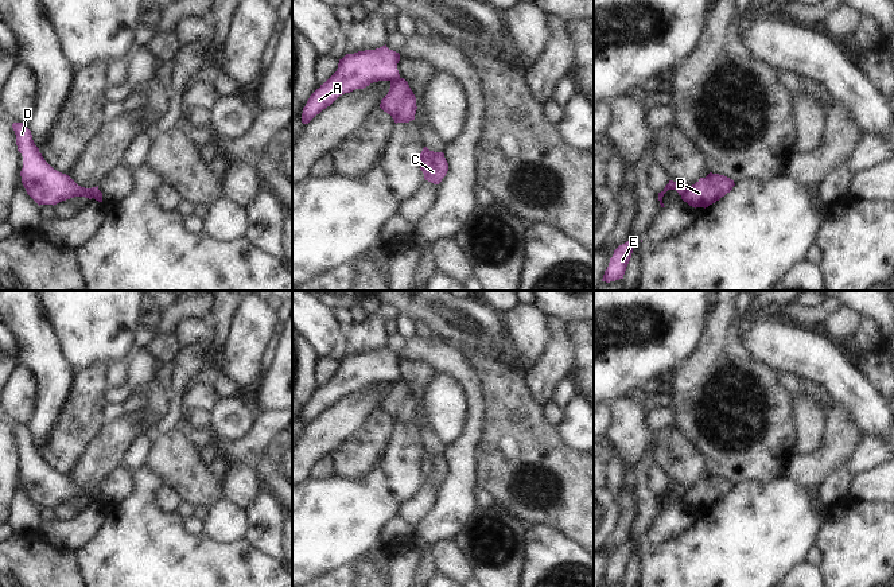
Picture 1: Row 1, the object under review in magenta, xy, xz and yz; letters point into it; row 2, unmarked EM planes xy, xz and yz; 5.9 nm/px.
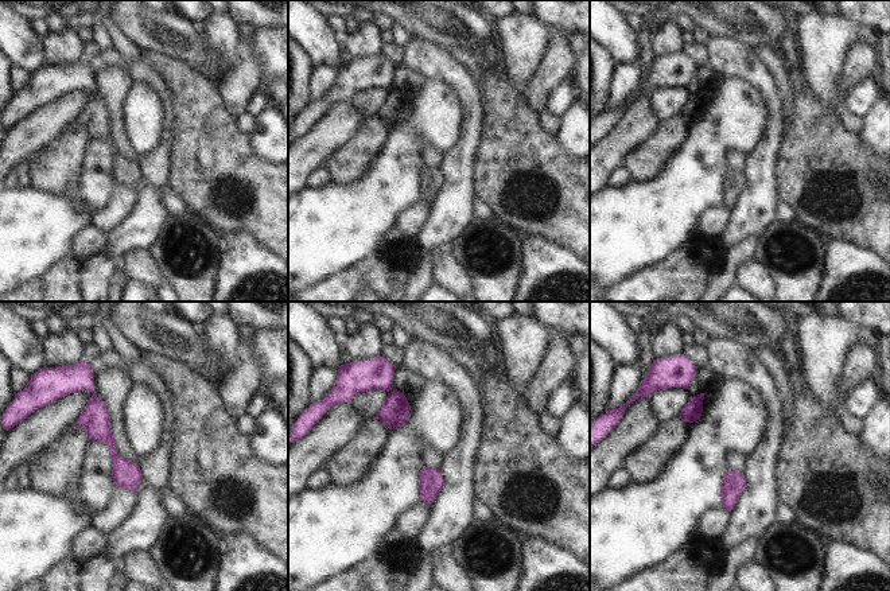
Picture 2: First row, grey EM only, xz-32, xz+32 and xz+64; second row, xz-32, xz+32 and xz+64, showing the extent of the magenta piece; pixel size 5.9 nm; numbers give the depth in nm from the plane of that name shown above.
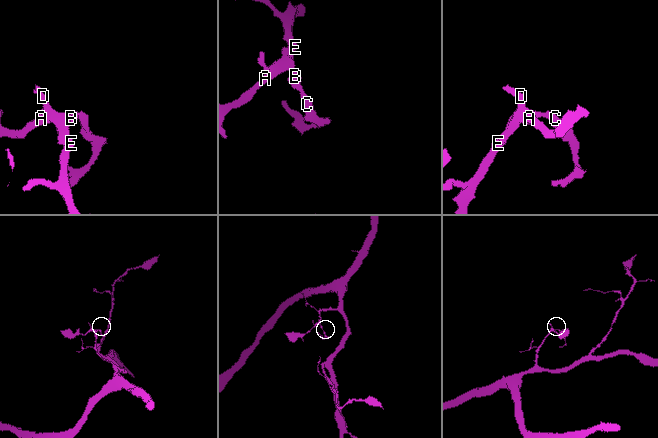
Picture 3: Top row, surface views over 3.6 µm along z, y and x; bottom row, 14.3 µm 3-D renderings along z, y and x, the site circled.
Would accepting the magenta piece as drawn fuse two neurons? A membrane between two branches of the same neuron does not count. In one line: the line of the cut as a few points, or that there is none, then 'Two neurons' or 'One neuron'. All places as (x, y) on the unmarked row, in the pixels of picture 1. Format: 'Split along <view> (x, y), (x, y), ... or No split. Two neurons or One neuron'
Split along xz (399, 378), (391, 384). Two neurons

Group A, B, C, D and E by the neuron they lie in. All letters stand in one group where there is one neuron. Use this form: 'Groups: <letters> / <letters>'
Groups: A D E / B C

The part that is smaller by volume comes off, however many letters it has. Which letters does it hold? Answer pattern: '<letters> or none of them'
B, C

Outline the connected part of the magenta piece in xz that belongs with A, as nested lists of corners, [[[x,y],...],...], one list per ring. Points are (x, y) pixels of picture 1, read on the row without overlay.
[[[386,346],[376,351],[346,355],[339,361],[337,373],[310,397],[303,409],[302,424],[308,425],[345,394],[378,382],[399,381],[399,362],[400,355],[389,351]]]

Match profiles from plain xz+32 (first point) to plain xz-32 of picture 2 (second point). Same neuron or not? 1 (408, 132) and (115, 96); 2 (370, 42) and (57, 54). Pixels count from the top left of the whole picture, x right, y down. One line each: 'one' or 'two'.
1: two
2: one

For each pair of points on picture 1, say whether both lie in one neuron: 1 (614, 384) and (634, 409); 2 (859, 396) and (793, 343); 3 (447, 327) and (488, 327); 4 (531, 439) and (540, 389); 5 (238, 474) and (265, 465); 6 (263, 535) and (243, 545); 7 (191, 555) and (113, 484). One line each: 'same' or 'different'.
1: different
2: same
3: same
4: different
5: different
6: different
7: different

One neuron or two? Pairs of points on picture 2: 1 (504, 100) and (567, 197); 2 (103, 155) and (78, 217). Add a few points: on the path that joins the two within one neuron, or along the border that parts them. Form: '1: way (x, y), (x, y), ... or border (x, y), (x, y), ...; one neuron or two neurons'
1: way (508, 124), (510, 137), (545, 172); one neuron
2: way (94, 170), (94, 187), (82, 202); one neuron

